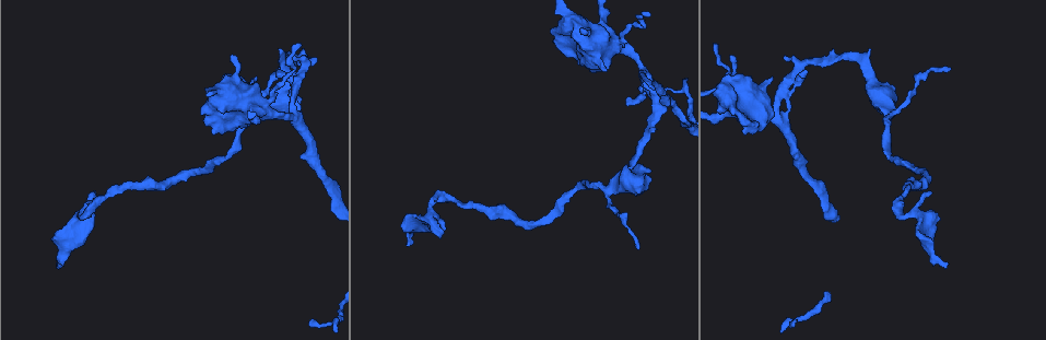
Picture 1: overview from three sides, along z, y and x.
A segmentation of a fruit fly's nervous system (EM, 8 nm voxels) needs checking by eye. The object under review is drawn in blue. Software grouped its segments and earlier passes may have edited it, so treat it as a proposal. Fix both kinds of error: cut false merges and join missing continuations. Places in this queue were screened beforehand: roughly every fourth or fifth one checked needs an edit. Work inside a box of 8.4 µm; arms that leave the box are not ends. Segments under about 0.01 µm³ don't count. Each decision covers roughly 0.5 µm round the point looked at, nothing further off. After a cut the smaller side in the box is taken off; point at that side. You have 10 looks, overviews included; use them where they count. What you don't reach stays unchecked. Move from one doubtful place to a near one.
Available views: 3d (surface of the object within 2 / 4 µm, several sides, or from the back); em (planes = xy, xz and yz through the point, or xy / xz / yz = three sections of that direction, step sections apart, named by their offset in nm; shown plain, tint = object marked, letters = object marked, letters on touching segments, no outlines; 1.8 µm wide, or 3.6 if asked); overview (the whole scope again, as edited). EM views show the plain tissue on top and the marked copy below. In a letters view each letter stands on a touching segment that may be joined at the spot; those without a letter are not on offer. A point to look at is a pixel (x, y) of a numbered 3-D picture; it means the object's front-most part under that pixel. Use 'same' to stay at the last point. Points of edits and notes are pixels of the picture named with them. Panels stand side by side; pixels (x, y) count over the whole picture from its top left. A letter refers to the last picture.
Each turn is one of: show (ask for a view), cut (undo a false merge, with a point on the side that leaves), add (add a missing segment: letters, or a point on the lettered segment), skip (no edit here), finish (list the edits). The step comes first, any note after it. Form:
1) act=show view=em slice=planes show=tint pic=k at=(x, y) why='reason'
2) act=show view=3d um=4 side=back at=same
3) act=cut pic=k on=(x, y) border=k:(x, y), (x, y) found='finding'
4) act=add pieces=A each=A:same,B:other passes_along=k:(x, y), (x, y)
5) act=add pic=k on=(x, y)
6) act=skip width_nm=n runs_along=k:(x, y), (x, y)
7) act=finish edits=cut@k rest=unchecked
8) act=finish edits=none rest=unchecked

act=show view=3d um=4 pic=1 at=(218, 91) why='thick turns thin'

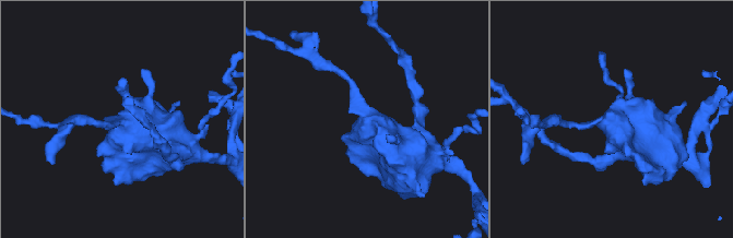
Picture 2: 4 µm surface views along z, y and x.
act=show view=em um=3.6 slice=planes show=letters pic=2 at=(608, 121) why='need the tissue'

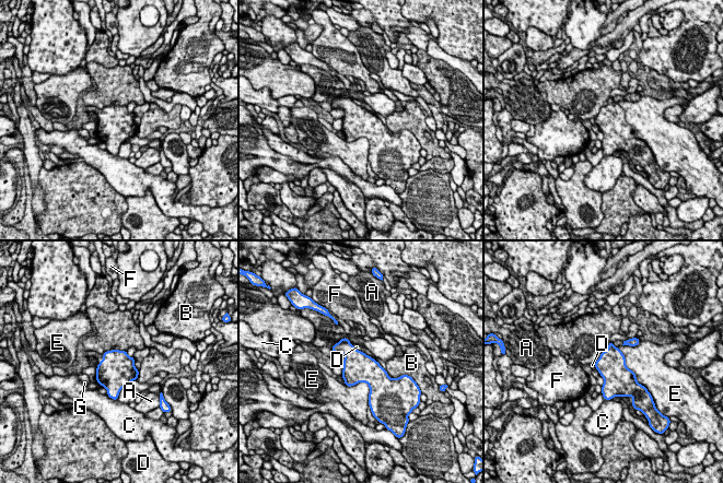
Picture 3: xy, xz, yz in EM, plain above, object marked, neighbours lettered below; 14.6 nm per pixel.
act=skip width_nm=420 each=A:other,B:other,C:other,D:other,E:other,F:other,G:other border=3:(350, 343), (372, 357) found='one cell here'

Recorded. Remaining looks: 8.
act=show view=3d um=4 pic=1 at=(298, 80) why='branch point'

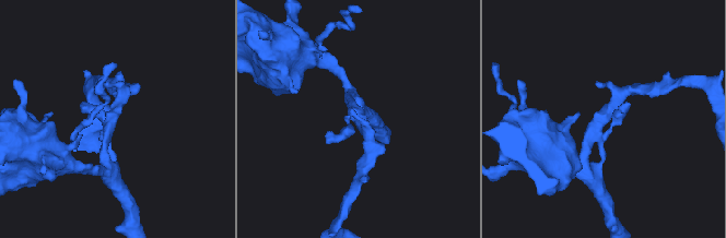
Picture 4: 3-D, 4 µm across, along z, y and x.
act=show view=em slice=planes show=letters pic=4 at=(606, 114) why='need the tissue'

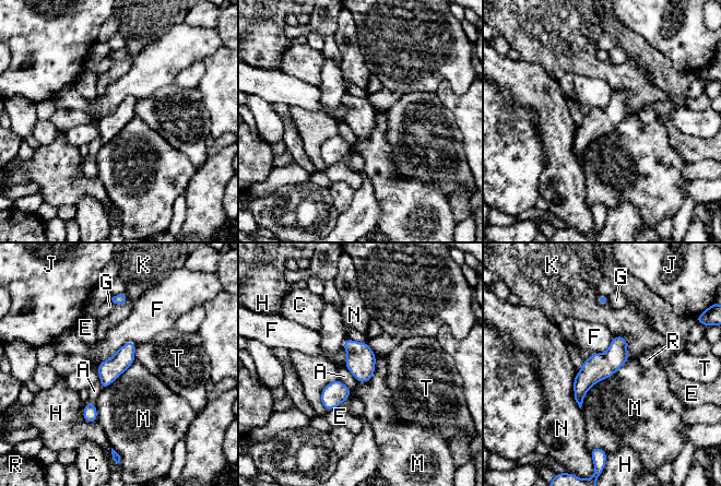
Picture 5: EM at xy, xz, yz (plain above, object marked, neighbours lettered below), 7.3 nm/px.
act=skip each=A:other,C:other,E:other,F:other,G:other,H:other,J:other,K:other,M:other,N:other,R:other,T:other border=5:(137, 344), (125, 342), (96, 367) found='continuous, no second cell'

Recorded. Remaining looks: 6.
act=show view=em um=3.6 slice=planes show=tint pic=1 at=(897, 211) why='sharp bend'

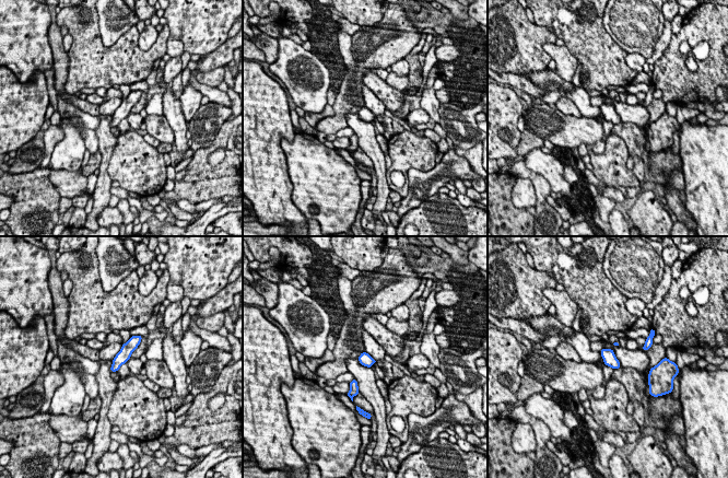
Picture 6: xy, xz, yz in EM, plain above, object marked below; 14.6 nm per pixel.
act=show view=em um=3.6 slice=planes show=letters at=same

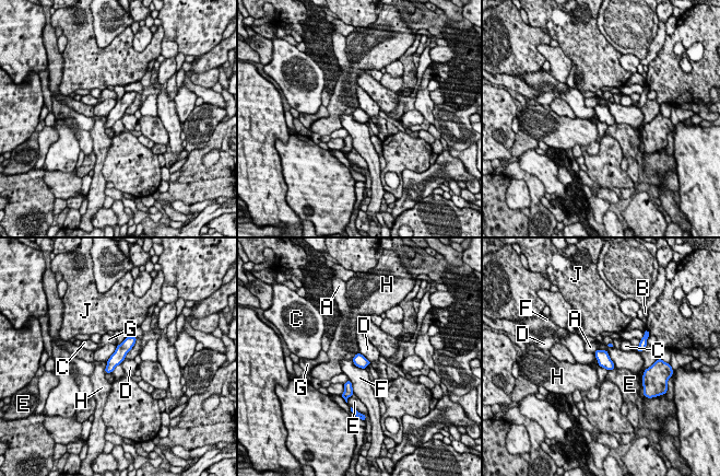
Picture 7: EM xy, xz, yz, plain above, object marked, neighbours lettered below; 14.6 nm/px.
act=skip width_nm=190 longest_contact=F:380nm each=A:other,B:other,C:other,D:other,E:other,F:other,G:other,H:other,J:other found='one cell here'

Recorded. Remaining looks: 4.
act=show view=3d um=2 pic=1 at=(57, 266) why='an open end'

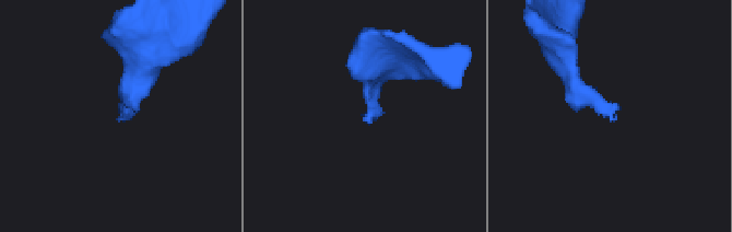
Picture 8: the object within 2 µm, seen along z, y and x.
act=show view=em um=3.6 slice=planes show=letters pic=8 at=(614, 122) why='need the tissue'

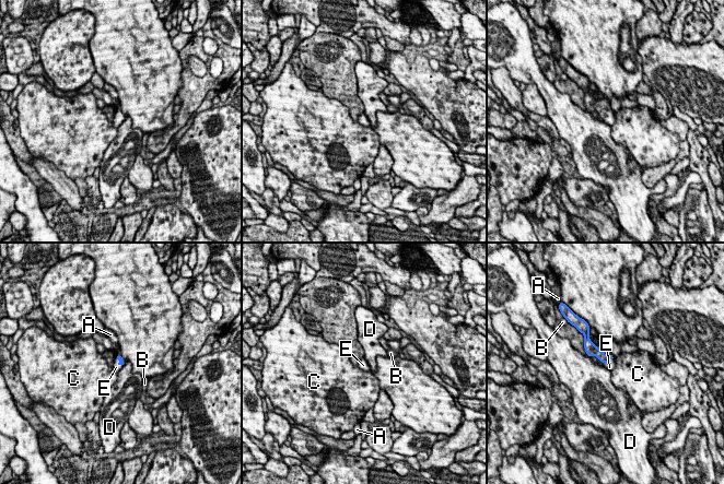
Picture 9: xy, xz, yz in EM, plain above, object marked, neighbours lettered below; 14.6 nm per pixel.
act=add pieces=E each=A:other,B:other,C:other,D:other,E:same found='the cell continues'

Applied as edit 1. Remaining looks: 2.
act=finish edits=add@9 rest=unchecked

